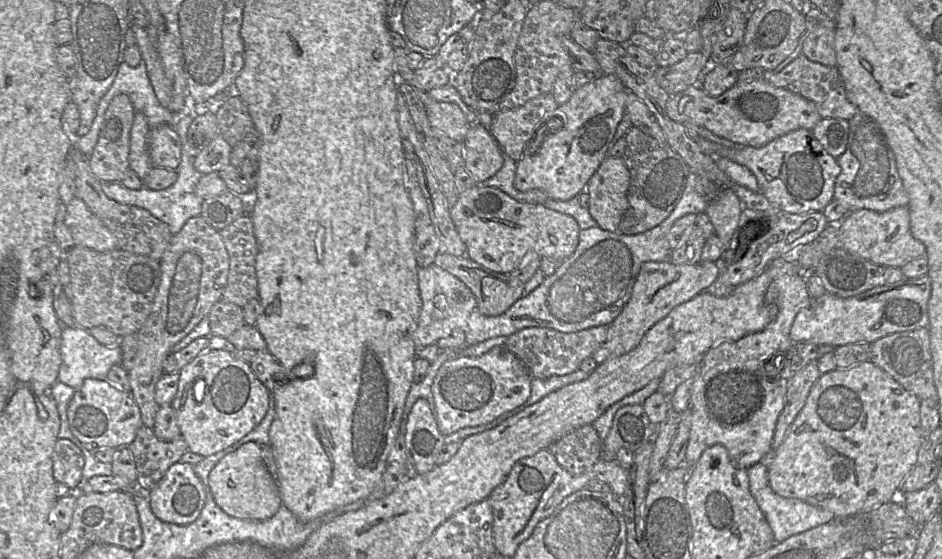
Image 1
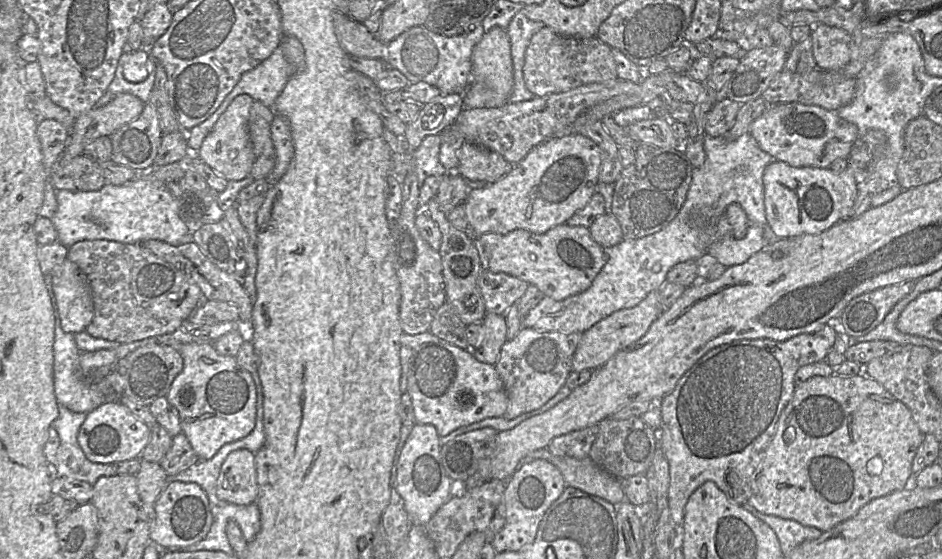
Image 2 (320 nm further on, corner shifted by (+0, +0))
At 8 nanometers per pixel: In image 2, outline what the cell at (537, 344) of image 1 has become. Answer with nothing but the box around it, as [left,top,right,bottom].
[495,327,582,420]

